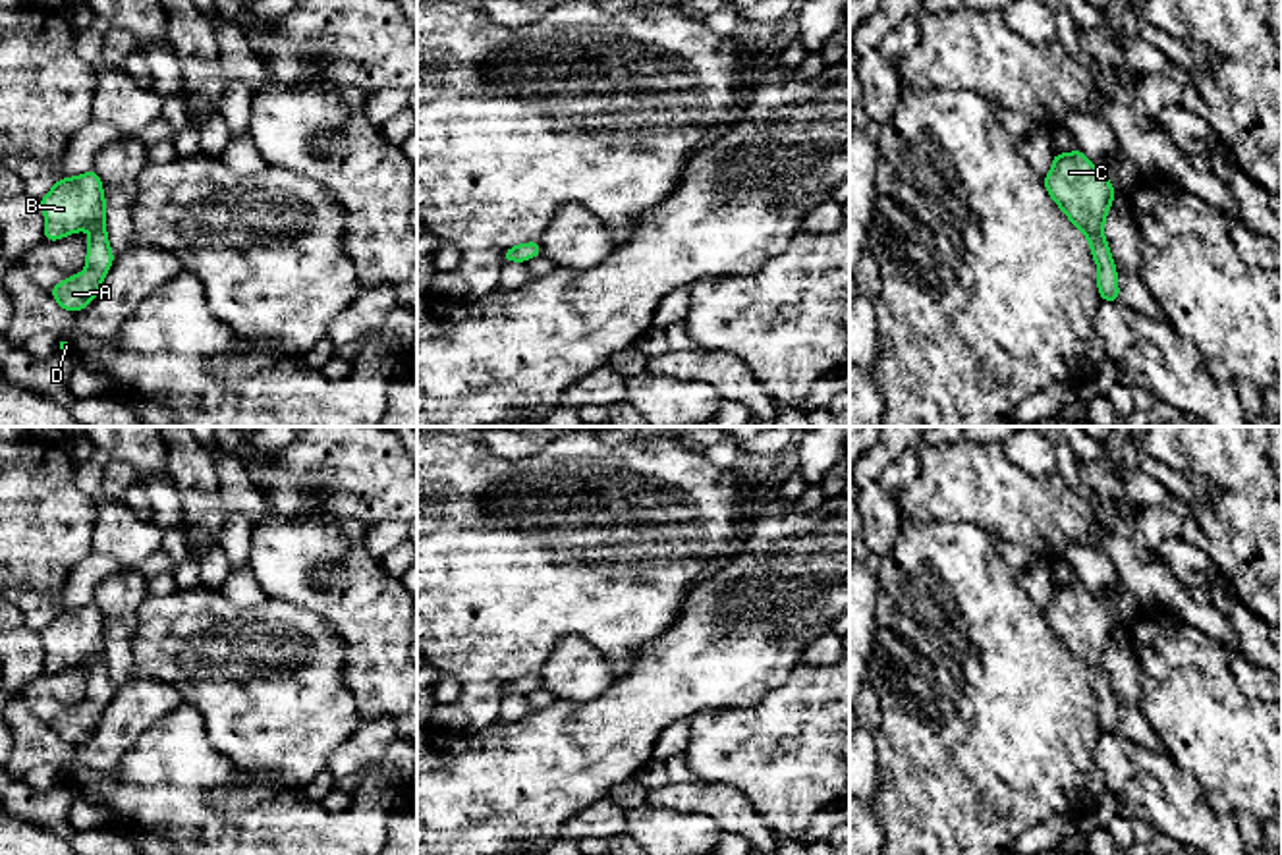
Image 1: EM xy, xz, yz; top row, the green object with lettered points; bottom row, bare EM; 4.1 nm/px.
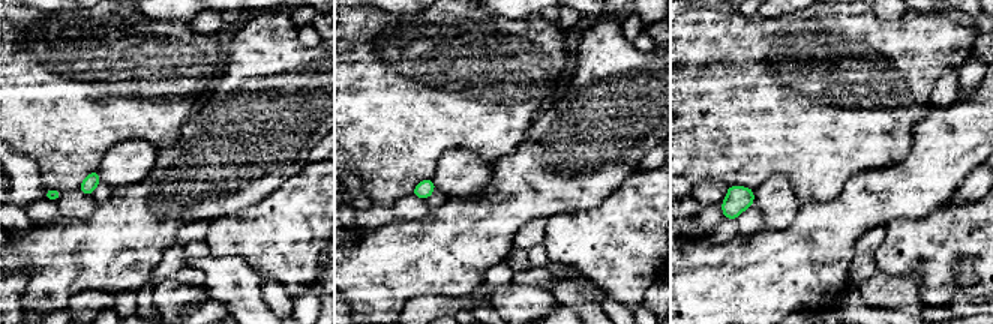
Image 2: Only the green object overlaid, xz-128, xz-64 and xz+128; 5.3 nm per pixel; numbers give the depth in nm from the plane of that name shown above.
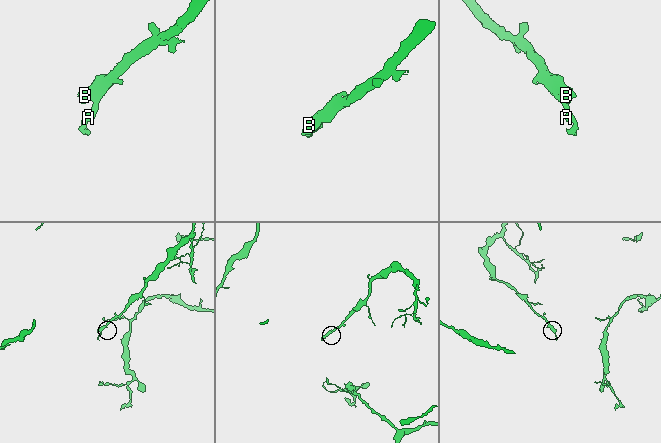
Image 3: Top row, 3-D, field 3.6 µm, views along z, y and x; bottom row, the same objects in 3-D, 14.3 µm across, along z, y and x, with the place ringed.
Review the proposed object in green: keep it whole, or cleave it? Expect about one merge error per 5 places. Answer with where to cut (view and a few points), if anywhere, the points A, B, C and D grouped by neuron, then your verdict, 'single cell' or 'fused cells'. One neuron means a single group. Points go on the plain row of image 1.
cut none; groups A B C D; single cell

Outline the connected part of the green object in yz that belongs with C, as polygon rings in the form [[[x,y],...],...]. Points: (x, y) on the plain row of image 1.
[[[1079,581],[1054,585],[1052,602],[1043,610],[1050,631],[1089,674],[1097,695],[1097,720],[1104,733],[1118,733],[1118,703],[1104,672],[1104,652],[1116,629],[1108,608],[1099,602]]]

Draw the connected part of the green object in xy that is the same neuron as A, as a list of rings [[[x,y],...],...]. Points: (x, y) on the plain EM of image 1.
[[[95,602],[62,610],[39,633],[44,645],[44,672],[58,674],[89,662],[87,701],[56,716],[50,726],[64,743],[83,743],[100,724],[104,706],[114,695],[106,668],[106,633],[102,612]]]

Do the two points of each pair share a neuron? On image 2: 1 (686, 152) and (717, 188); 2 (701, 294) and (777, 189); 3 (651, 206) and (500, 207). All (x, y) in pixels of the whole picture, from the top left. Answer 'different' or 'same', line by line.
1: different
2: different
3: different

